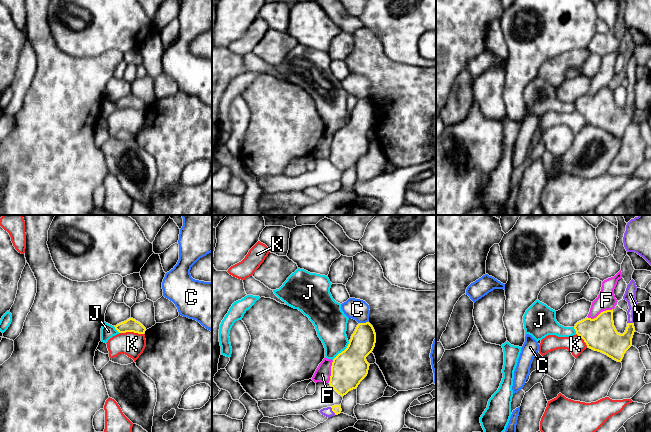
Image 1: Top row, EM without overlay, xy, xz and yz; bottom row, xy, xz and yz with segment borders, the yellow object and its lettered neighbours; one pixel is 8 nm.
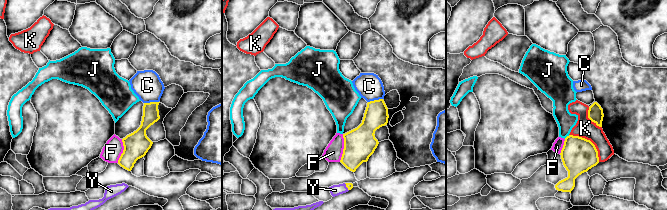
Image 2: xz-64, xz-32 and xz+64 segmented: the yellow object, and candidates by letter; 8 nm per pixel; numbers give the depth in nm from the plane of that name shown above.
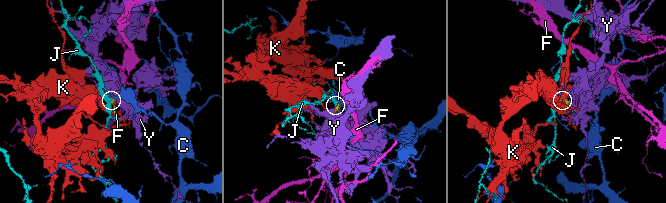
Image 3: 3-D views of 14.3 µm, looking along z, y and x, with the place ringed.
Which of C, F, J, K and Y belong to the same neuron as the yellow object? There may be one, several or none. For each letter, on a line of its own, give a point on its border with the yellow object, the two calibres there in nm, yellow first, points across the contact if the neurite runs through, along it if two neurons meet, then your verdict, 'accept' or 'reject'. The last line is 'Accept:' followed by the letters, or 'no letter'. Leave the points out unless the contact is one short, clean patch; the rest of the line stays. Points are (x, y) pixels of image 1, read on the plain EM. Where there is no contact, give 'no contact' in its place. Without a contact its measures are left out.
C: xz (363, 99) | 200/170 nm | along xz (367, 97), (359, 99) | reject
F: yz (600, 89) | 260/150 nm | along yz (612, 84), (601, 87), (593, 94), (587, 93) | reject
J: xz (342, 127) | 280/260 nm | along xz (349, 117), (348, 121), (332, 135) | reject
K: xy (131, 107) | 110/190 nm | reject
Y: xz (332, 186) | 70/70 nm | across xz (336, 185), (332, 186), (327, 188) | accept
Accept: Y

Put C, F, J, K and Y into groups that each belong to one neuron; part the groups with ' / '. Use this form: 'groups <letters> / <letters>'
groups C / F / J / K / Y

